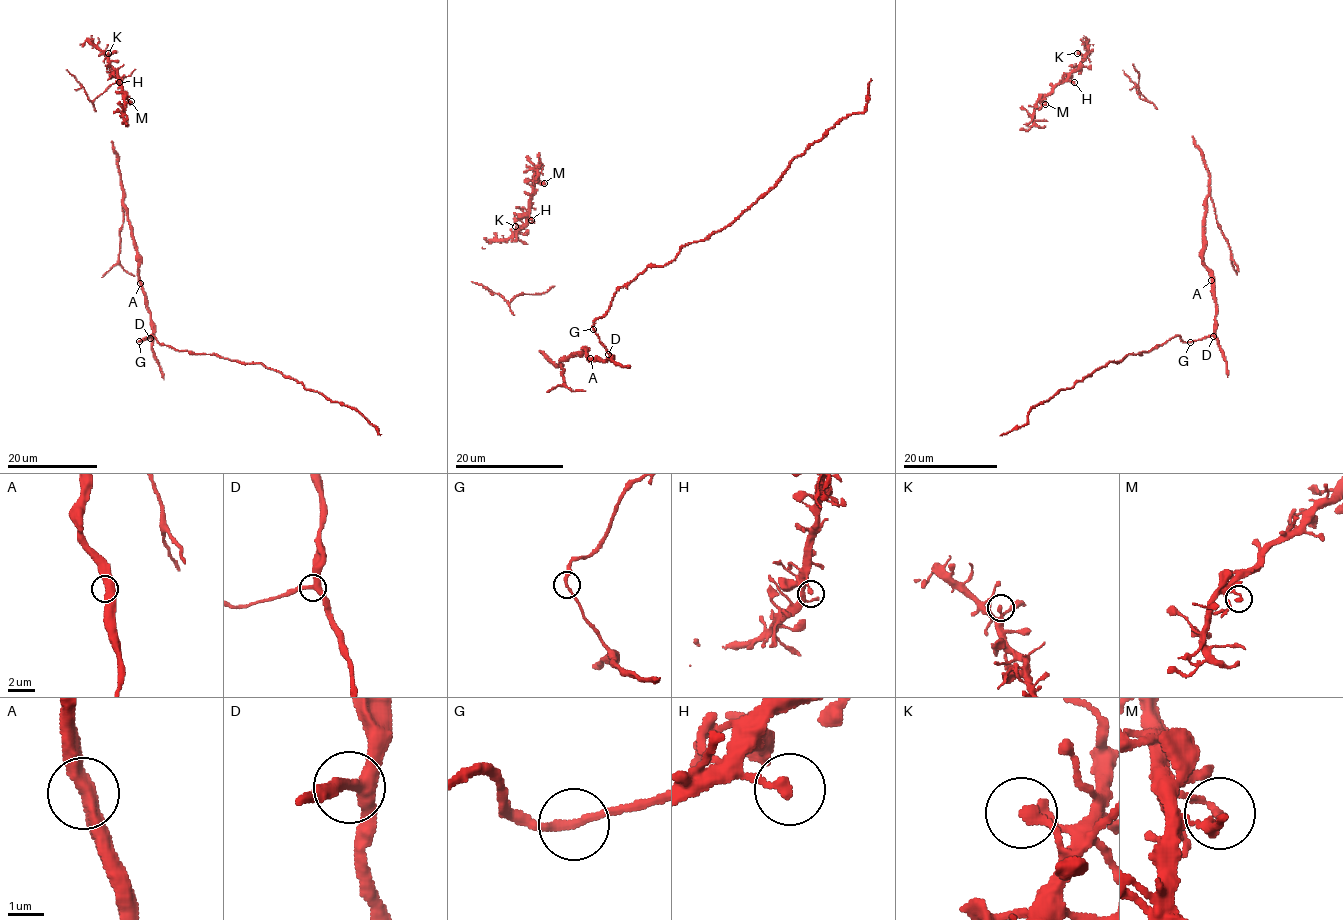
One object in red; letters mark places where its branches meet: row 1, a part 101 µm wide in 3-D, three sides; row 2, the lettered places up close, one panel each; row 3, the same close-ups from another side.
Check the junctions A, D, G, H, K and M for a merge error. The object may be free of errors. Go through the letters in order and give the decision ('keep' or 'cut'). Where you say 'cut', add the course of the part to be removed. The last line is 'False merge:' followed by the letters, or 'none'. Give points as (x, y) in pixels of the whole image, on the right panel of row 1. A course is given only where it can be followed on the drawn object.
A: keep
D: keep
G: keep
H: keep
K: keep
M: keep
False merge: none

